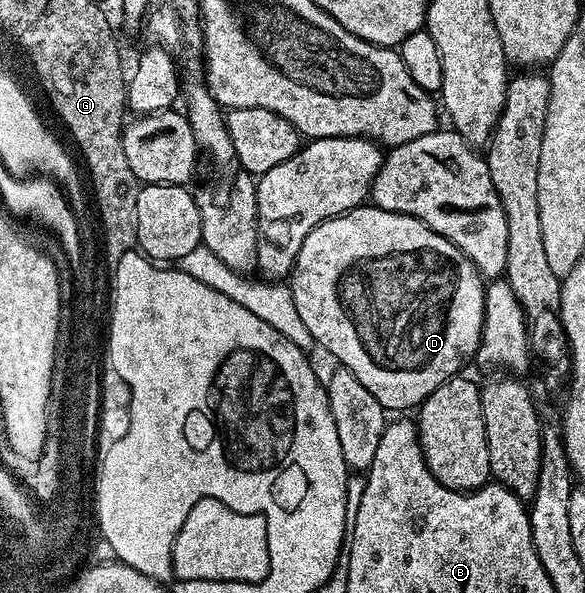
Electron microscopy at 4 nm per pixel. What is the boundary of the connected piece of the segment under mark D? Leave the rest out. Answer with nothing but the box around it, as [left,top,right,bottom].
[291,203,487,411]

